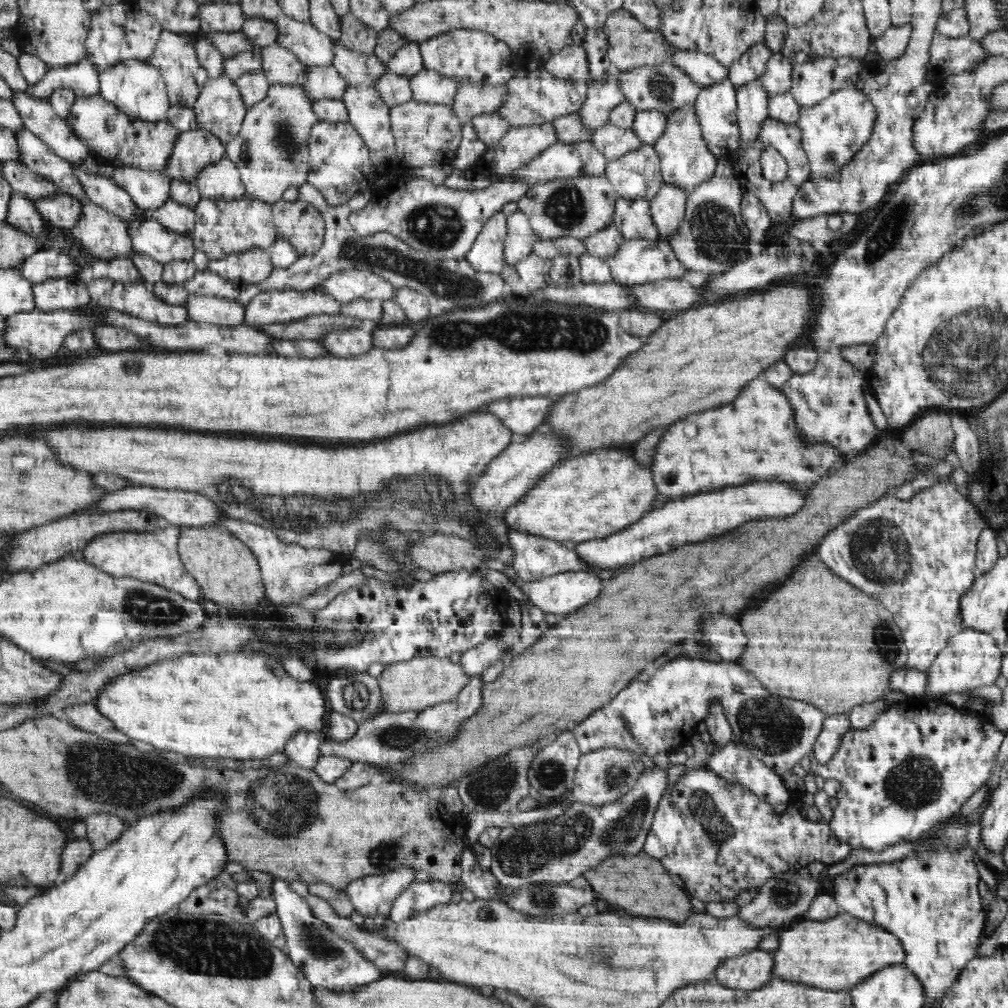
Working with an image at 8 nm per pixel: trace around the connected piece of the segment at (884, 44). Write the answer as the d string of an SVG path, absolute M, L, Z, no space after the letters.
M912 23L902 26L891 25L888 30L882 32L880 38L871 38L870 44L875 48L875 52L881 56L881 61L889 61L898 58L908 46L912 32Z

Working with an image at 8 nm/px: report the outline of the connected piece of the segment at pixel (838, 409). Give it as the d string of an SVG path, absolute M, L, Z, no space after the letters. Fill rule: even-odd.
M832 348L828 352L819 353L814 370L804 375L792 376L780 389L789 397L797 428L810 445L826 442L838 449L842 455L848 455L850 452L866 451L881 434L872 423L862 393L866 380L864 373L842 359L840 348Z

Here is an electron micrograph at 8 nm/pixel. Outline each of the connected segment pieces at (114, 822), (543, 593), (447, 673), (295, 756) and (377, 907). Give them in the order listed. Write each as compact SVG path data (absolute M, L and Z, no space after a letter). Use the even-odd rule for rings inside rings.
M107 813L88 816L84 821L88 833L86 839L94 851L102 851L114 843L126 827L124 820Z
M576 570L548 575L534 582L522 582L520 587L532 601L532 604L538 606L544 613L550 612L550 614L563 617L568 613L576 612L579 608L584 607L585 604L596 599L604 583L604 579L598 577L593 572Z
M414 657L407 661L385 665L377 679L381 692L381 711L399 713L421 711L442 702L450 702L469 683L470 676L461 664L451 662L449 657Z
M298 731L296 736L285 744L283 750L288 760L294 760L298 767L312 771L315 762L322 756L319 753L320 737L308 731Z
M403 865L381 875L365 876L347 884L343 894L346 894L362 917L387 918L394 899L414 882L416 872L412 865Z

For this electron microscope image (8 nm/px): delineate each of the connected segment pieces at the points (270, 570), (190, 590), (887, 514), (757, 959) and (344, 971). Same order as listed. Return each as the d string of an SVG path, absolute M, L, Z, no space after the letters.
M232 515L222 519L217 526L228 529L254 553L261 568L265 596L277 604L279 611L288 604L298 605L306 595L312 594L324 585L334 582L336 578L340 578L342 566L348 561L347 556L331 550L307 549L285 542L276 535L275 530L238 520Z
M170 525L165 529L157 529L152 533L134 531L116 531L96 535L82 549L84 561L102 569L110 576L131 577L143 582L163 586L177 592L187 599L201 601L202 592L196 579L192 577L182 564L177 547L181 527Z
M937 483L930 488L916 491L910 500L901 500L895 496L896 488L894 492L886 492L886 496L882 496L878 500L868 504L864 508L859 508L854 515L850 515L844 523L834 527L828 531L828 534L823 536L820 544L815 550L815 554L818 555L820 561L822 561L835 575L839 576L839 579L852 584L854 587L859 588L862 592L870 595L872 598L878 600L884 607L890 610L893 615L893 619L900 627L902 638L906 648L908 649L907 665L910 668L928 672L930 666L933 665L934 659L938 652L940 652L948 642L948 639L956 636L959 632L962 632L965 625L961 619L961 598L965 592L972 587L974 580L978 577L976 574L976 556L977 556L977 542L980 538L980 532L990 528L987 517L977 508L970 498L962 495L954 486L950 483Z
M754 949L744 955L726 959L714 973L714 982L728 989L758 990L775 978L772 951Z
M276 879L273 899L276 902L276 914L280 919L286 936L285 951L300 968L304 976L314 987L324 987L328 991L350 992L358 987L377 982L385 974L376 968L348 939L334 933L328 924L314 916L304 897L300 897L291 887L290 882Z

